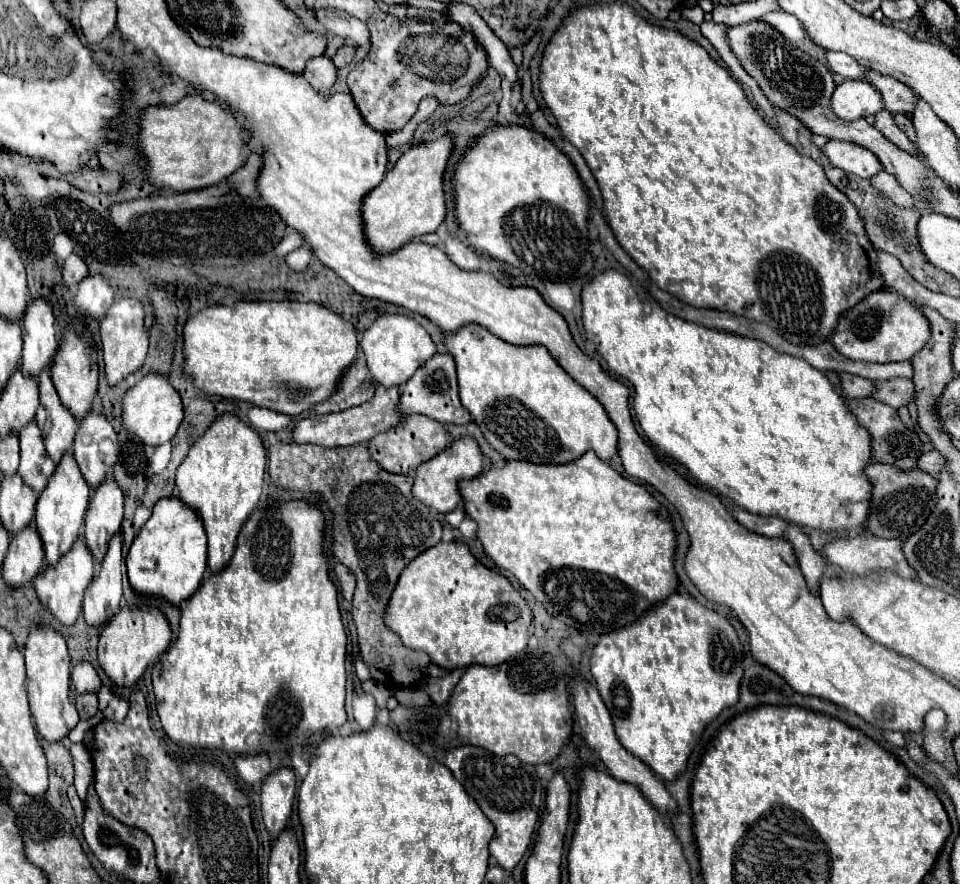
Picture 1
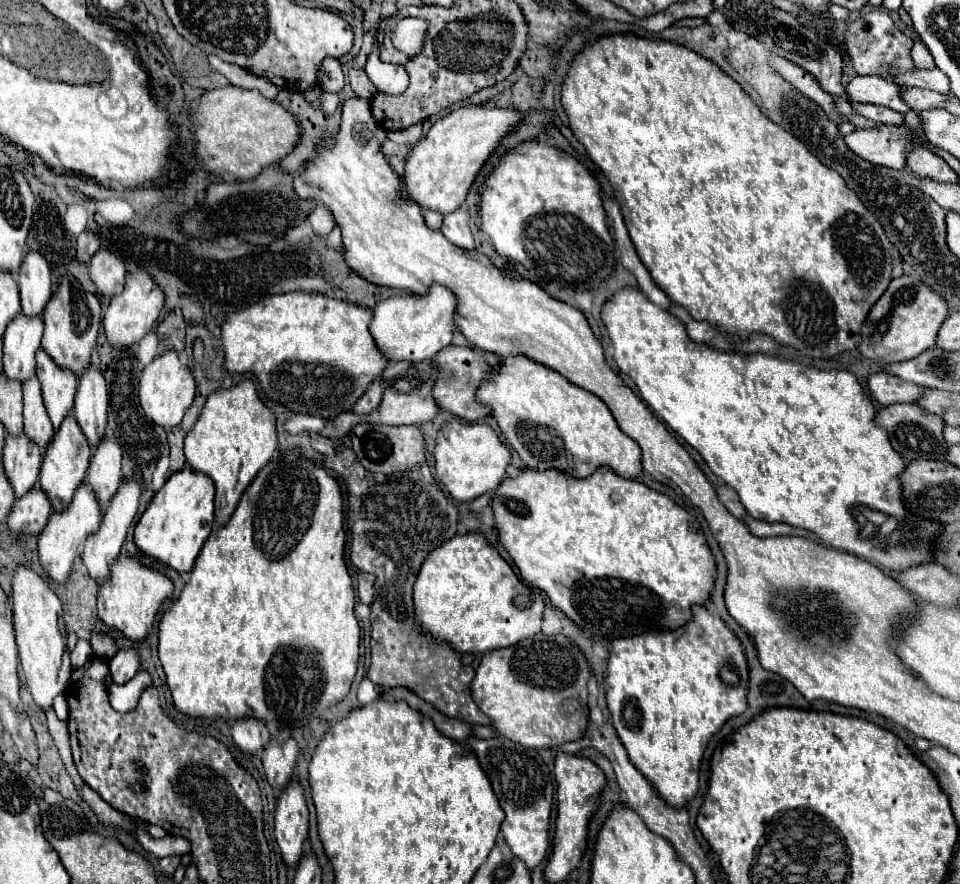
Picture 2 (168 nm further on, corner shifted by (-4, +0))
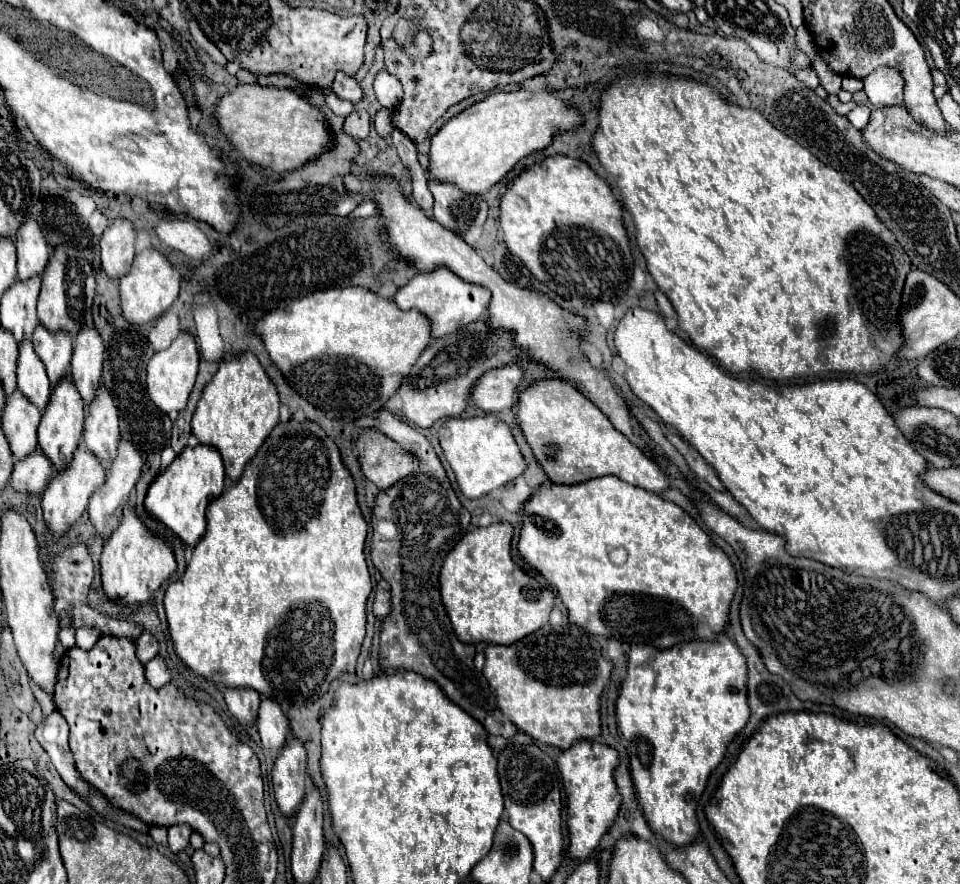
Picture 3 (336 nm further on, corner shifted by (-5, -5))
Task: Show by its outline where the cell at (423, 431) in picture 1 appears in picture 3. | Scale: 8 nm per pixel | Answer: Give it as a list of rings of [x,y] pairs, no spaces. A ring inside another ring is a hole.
[[[376,429],[360,435],[358,457],[366,479],[378,489],[388,489],[418,469],[416,457],[408,455],[396,441]]]

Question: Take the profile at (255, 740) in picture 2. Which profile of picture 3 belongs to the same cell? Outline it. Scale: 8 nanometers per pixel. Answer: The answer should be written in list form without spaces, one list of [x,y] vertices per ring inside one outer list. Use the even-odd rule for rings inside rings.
[[[224,687],[224,699],[230,713],[242,723],[256,721],[256,707],[260,705],[260,695],[254,689],[234,689]]]

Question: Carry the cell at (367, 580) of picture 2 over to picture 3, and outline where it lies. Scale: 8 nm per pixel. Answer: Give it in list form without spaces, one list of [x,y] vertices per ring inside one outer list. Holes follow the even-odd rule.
[[[382,579],[376,587],[376,599],[374,599],[374,615],[376,617],[386,617],[390,613],[390,585]],[[386,587],[388,587],[388,607],[386,607]]]

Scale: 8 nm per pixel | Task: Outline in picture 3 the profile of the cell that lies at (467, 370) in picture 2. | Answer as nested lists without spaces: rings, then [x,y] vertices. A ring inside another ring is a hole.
[[[508,365],[484,373],[484,377],[472,389],[472,403],[490,413],[510,409],[516,401],[522,375],[524,371],[518,365]]]

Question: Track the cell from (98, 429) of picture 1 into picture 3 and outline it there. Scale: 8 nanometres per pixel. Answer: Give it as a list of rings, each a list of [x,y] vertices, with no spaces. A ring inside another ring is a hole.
[[[82,327],[74,339],[70,375],[84,403],[92,401],[100,385],[102,363],[104,363],[104,343],[100,333],[94,327]]]

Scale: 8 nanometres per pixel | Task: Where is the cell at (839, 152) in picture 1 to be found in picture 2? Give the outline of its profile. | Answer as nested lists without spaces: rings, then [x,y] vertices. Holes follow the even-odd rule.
[[[881,126],[879,130],[855,130],[853,134],[845,136],[845,144],[853,154],[871,164],[901,170],[905,168],[903,136],[923,142],[923,132],[915,134],[903,126]]]

